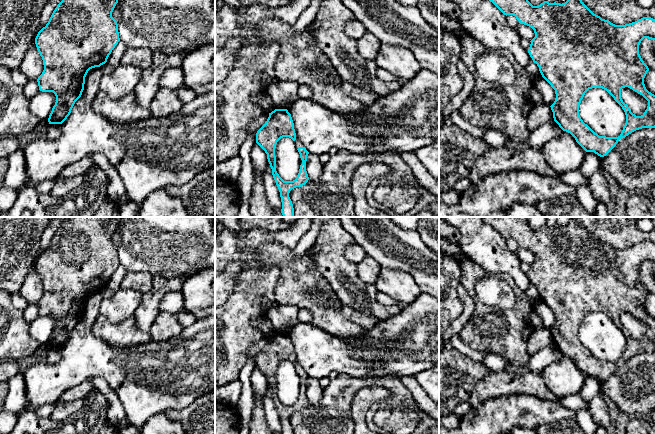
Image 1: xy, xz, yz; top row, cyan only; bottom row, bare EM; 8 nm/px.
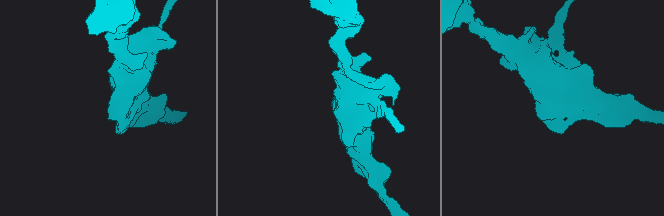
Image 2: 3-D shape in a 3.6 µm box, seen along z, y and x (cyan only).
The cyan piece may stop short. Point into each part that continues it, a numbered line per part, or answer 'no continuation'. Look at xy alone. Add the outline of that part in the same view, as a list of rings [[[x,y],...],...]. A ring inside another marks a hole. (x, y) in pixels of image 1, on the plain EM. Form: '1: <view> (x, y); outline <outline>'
no continuation

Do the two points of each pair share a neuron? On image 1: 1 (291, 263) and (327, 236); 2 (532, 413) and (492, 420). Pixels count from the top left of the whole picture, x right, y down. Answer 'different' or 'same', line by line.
1: different
2: same

